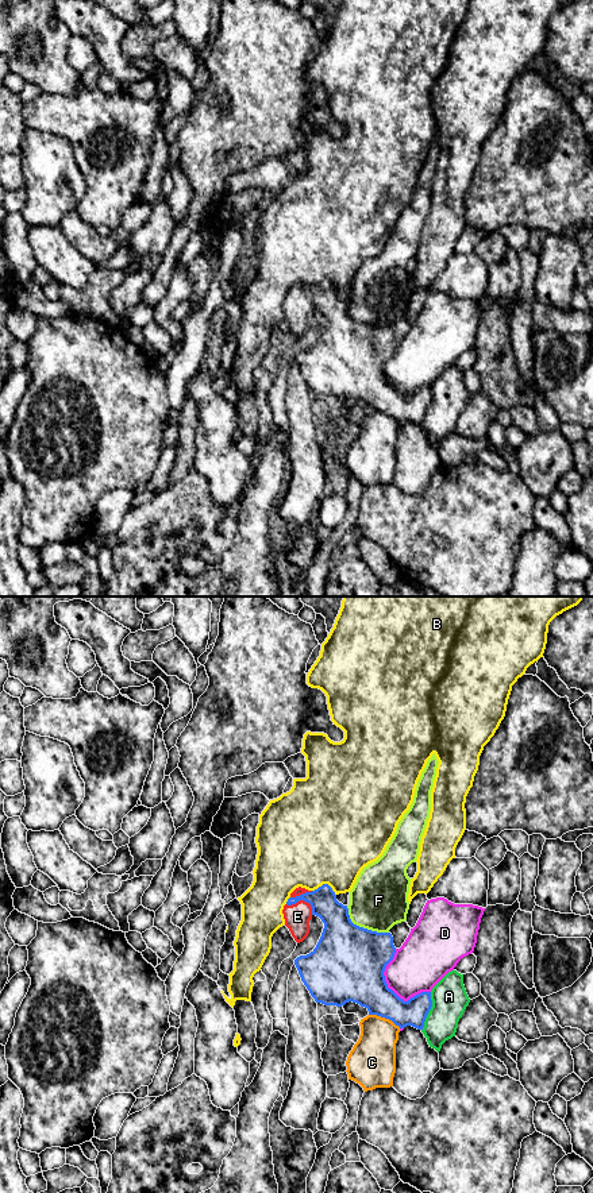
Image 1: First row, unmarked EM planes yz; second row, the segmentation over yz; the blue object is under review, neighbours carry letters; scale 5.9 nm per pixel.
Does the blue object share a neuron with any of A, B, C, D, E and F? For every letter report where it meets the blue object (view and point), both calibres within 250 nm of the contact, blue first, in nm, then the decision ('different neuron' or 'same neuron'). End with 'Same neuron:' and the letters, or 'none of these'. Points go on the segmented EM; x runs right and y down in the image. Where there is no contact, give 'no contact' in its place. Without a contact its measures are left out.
A: meets blue in yz at (428, 1011); 160 nm thick on the blue side, 220 nm on the other; different neuron
B: meets blue in yz at (326, 884); 160 nm thick on the blue side, 500 nm on the other; different neuron
C: meets blue in yz at (385, 1018); 260 nm thick on the blue side, 280 nm on the other; different neuron
D: meets blue in yz at (391, 989); 360 nm thick on the blue side, 300 nm on the other; different neuron
E: meets blue in yz at (303, 899); 160 nm thick on the blue side, 150 nm on the other; same neuron
F: meets blue in yz at (362, 927); 440 nm thick on the blue side, 340 nm on the other; different neuron
Same neuron: E

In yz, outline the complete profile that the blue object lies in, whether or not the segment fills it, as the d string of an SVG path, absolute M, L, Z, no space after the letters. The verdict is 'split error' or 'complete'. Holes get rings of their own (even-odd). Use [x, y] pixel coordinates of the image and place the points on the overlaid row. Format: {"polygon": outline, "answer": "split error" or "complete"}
{"polygon": "M328 884L315 891L296 888L282 910L285 926L297 943L309 934L309 920L313 915L324 923L316 947L307 955L294 960L301 981L316 1003L342 1007L349 1001L357 1003L377 1015L392 1020L400 1028L412 1026L423 1030L426 1018L432 1007L431 992L421 992L408 1001L400 999L385 981L385 968L393 960L396 947L390 933L377 933L354 924L347 906L336 900Z", "answer": "split error"}

